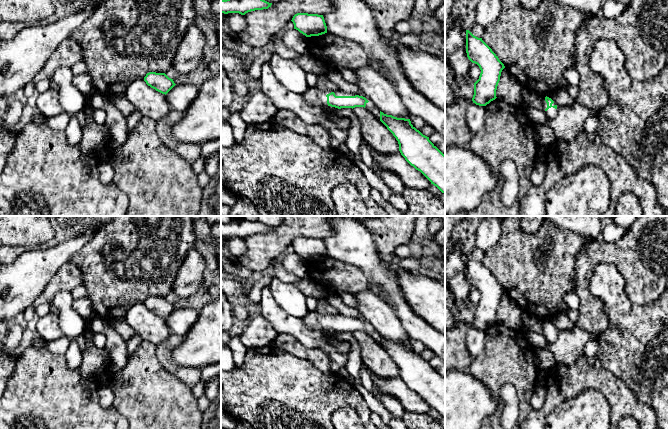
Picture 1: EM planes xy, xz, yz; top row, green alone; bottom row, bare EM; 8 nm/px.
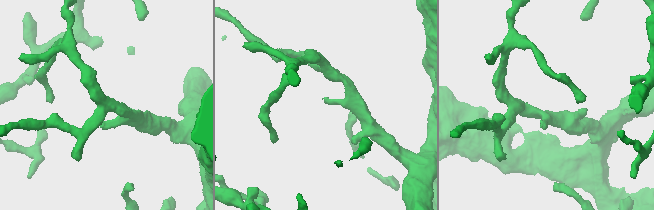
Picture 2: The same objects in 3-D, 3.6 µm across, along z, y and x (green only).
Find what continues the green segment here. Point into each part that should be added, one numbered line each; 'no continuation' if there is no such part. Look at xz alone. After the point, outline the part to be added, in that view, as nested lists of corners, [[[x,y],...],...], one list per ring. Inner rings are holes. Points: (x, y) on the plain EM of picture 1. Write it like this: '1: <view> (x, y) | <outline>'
1: xz (313, 320) | [[[309,311],[303,318],[304,324],[311,330],[328,330],[326,319],[334,316],[336,320],[355,320],[342,314],[331,315],[331,314],[319,314],[316,311]]]

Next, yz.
1: yz (551, 337) | [[[544,322],[544,324],[543,324],[543,334],[545,336],[545,339],[547,340],[547,342],[549,344],[554,343],[556,341],[556,339],[558,338],[559,330],[557,330],[556,333],[551,331],[547,335],[545,334],[546,332],[547,332],[547,327],[546,327],[545,322]]]

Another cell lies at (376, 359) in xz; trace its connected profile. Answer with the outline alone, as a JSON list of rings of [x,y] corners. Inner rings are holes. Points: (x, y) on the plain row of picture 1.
[[[364,331],[352,333],[360,346],[363,363],[377,376],[394,378],[399,375],[399,368],[387,351]]]

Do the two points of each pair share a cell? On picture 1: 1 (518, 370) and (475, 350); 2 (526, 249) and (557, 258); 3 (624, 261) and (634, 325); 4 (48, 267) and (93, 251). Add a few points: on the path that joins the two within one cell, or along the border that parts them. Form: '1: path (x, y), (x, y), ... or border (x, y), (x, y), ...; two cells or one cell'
1: border (485, 330), (484, 349), (473, 359); two cells
2: path (535, 247), (538, 244), (542, 244), (553, 249); one cell
3: border (623, 278), (625, 292), (633, 302), (653, 302); two cells
4: border (85, 243), (69, 260); two cells

